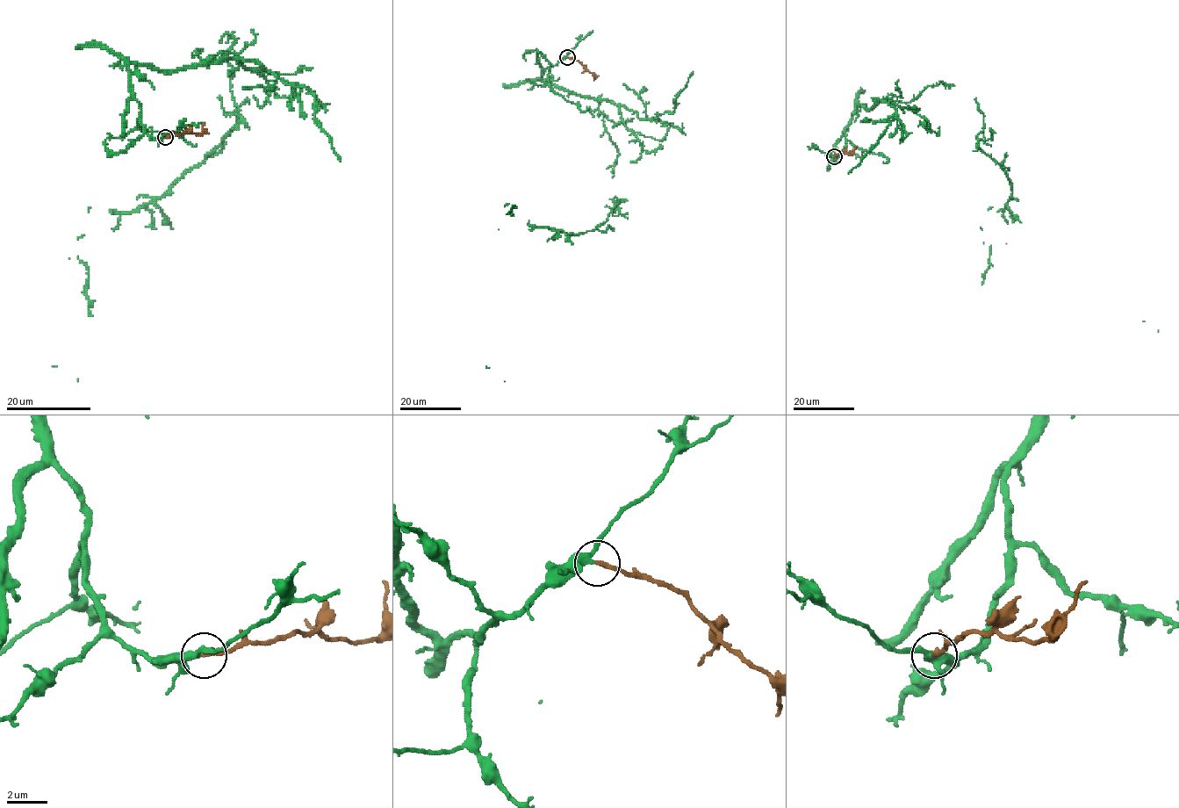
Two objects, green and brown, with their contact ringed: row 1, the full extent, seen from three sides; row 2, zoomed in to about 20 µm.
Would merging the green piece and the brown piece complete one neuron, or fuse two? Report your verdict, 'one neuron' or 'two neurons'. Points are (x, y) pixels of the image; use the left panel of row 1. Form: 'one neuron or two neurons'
one neuron

